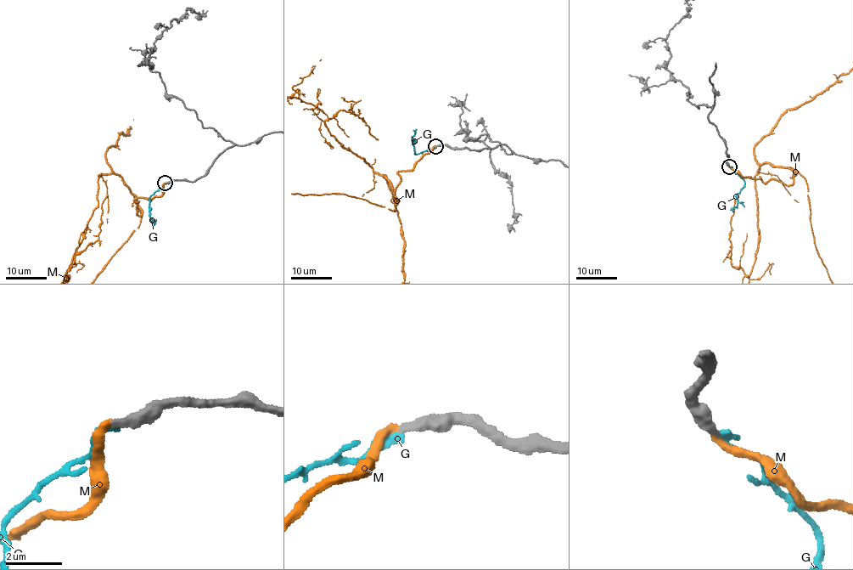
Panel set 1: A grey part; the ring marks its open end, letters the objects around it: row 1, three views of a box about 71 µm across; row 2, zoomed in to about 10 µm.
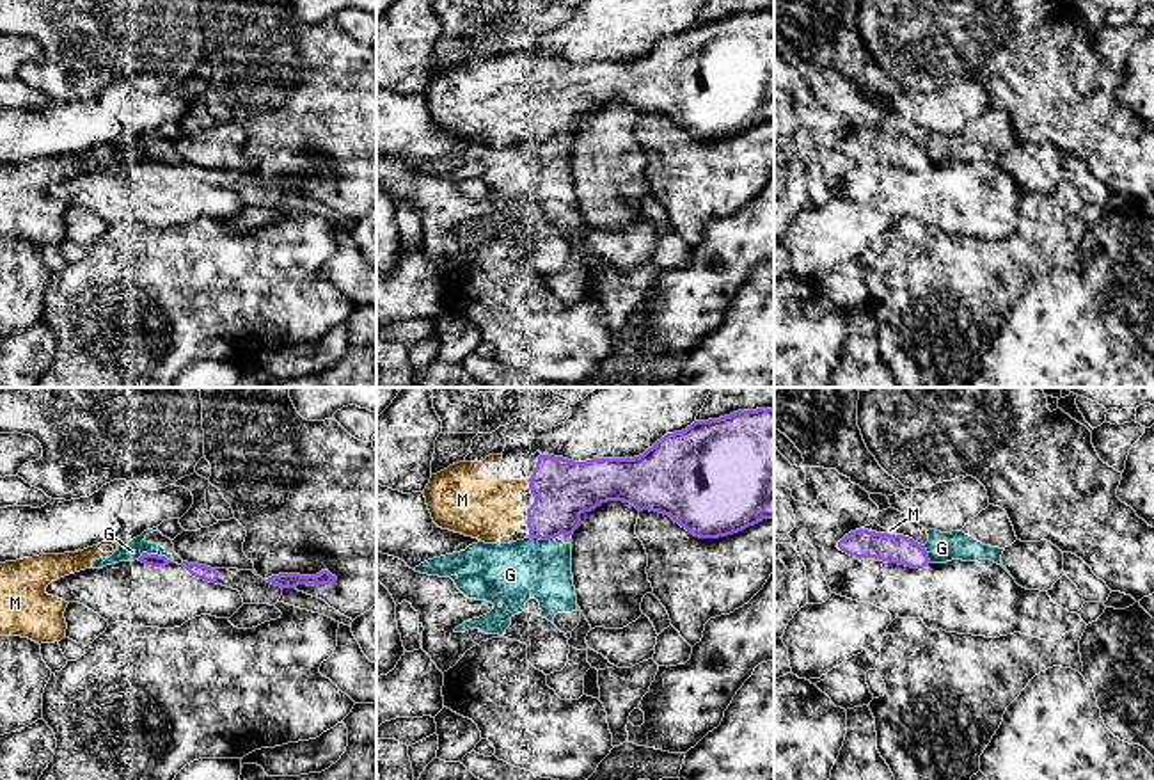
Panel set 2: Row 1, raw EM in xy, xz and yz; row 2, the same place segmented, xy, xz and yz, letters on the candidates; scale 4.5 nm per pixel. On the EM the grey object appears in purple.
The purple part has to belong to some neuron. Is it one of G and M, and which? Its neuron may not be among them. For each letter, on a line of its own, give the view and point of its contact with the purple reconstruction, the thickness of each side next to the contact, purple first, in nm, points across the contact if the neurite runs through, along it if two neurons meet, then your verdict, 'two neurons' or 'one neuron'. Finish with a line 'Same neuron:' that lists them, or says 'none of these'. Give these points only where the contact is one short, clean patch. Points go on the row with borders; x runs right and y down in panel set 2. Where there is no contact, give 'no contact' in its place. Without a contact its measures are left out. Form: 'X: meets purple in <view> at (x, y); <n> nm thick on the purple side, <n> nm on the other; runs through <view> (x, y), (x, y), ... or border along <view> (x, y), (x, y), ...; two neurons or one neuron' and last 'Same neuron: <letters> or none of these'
G: meets purple in xy at (155, 555); 60 nm thick on the purple side, 90 nm on the other; two neurons
M: meets purple in xz at (529, 484); 280 nm thick on the purple side, 280 nm on the other; one neuron
Same neuron: M

